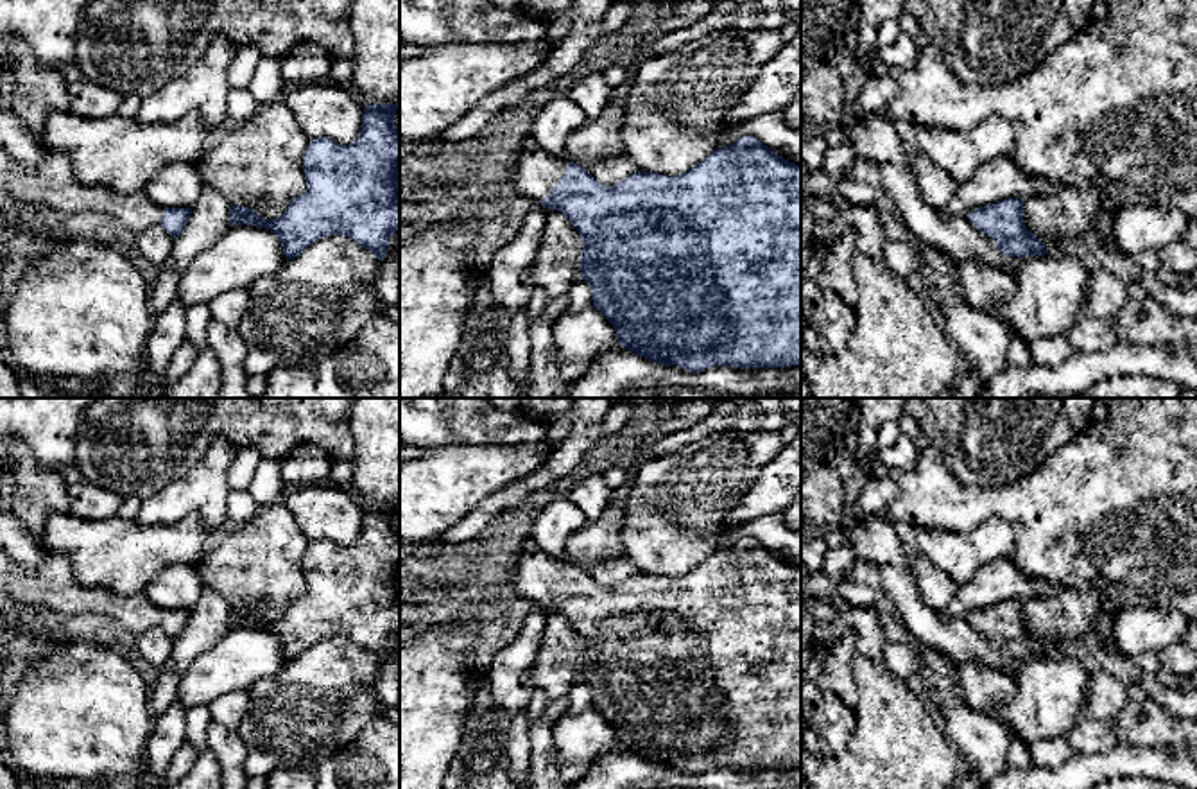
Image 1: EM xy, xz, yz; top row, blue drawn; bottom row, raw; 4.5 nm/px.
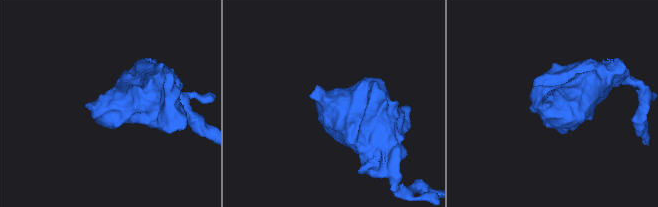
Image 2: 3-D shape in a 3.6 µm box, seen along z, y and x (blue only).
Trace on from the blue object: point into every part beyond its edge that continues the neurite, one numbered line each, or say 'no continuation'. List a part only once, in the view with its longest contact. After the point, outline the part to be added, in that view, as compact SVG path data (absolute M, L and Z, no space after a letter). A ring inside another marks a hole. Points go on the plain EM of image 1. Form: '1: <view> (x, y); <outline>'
1: xz (534, 574); M527 538L521 556L512 565L512 586L523 597L541 603L564 577L566 563L545 554L532 538Z

